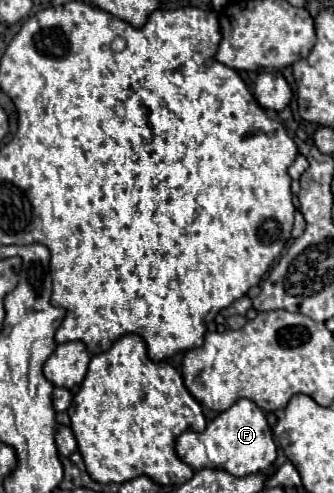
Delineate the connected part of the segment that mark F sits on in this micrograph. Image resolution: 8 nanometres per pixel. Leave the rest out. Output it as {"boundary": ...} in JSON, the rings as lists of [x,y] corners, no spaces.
{"boundary":[[[238,400],[230,410],[216,416],[204,432],[184,432],[176,440],[176,454],[194,470],[214,468],[232,476],[250,476],[264,472],[276,460],[276,444],[262,410],[252,400]]]}

